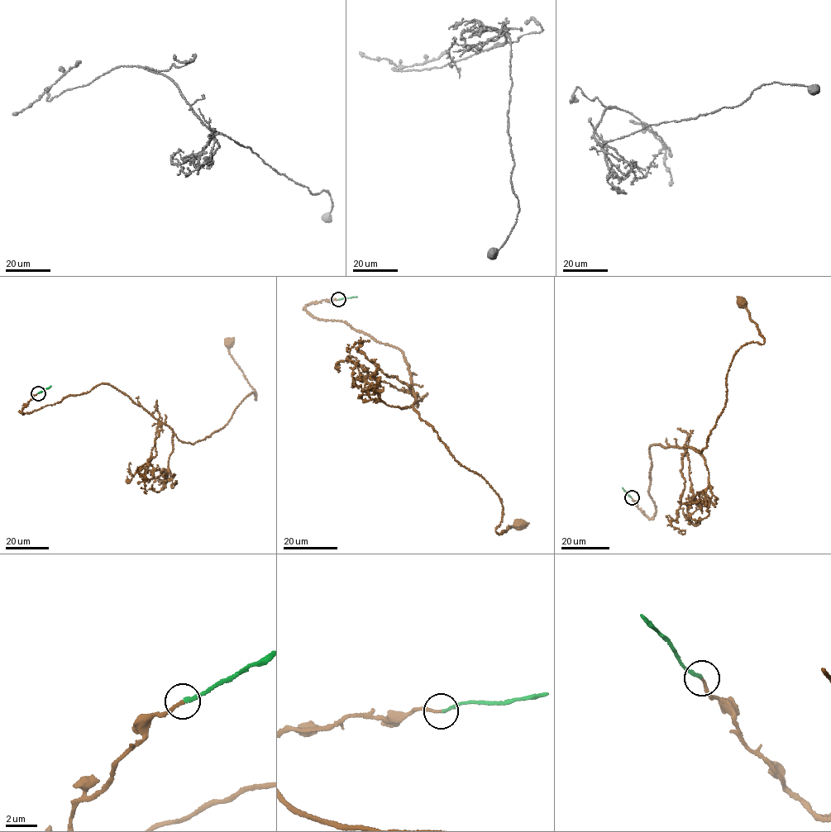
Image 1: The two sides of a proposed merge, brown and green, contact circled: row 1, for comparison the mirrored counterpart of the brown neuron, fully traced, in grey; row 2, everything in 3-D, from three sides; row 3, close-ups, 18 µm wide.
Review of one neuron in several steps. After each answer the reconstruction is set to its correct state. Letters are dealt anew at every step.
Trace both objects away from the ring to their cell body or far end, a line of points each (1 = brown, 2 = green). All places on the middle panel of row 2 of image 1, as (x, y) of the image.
1: (338, 300), (305, 308), (403, 353), (413, 410), (499, 496), (496, 532), (519, 524)
2: (338, 300), (356, 297)

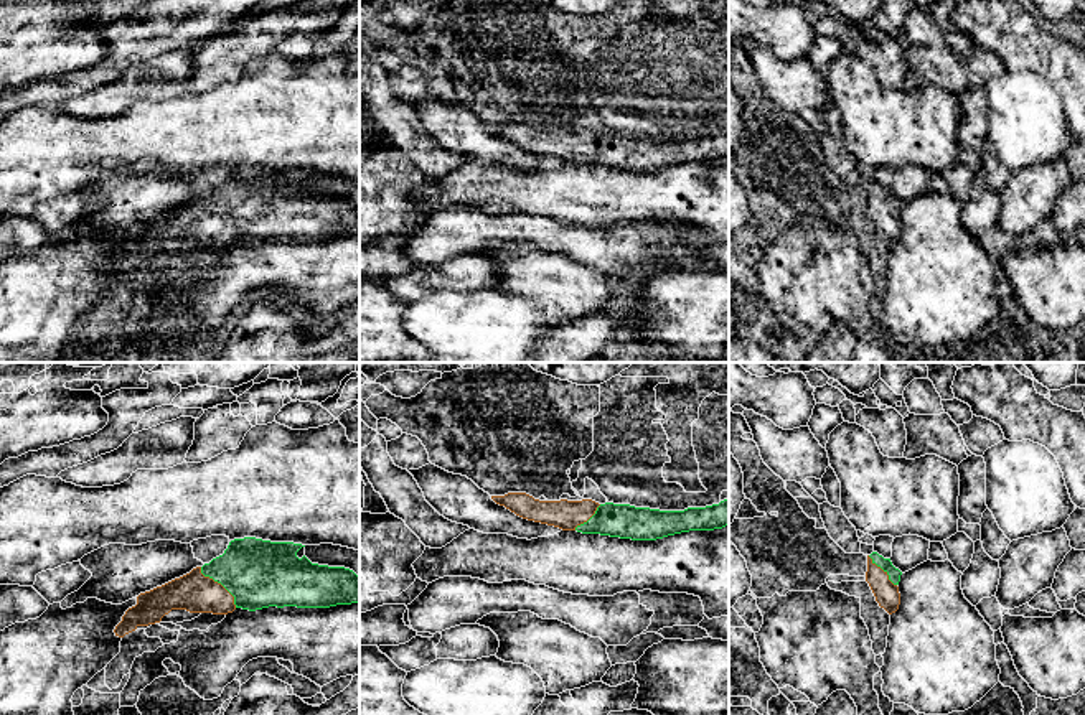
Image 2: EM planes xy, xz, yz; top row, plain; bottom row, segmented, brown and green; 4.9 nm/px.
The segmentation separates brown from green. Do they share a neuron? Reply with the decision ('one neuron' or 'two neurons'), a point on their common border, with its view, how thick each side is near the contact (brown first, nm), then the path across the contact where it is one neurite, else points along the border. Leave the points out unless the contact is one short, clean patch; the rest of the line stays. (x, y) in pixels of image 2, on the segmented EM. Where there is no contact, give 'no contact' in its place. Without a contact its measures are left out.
one neuron | xy (220, 584) | 190/340 nm | across xy (193, 592), (220, 584), (259, 574)

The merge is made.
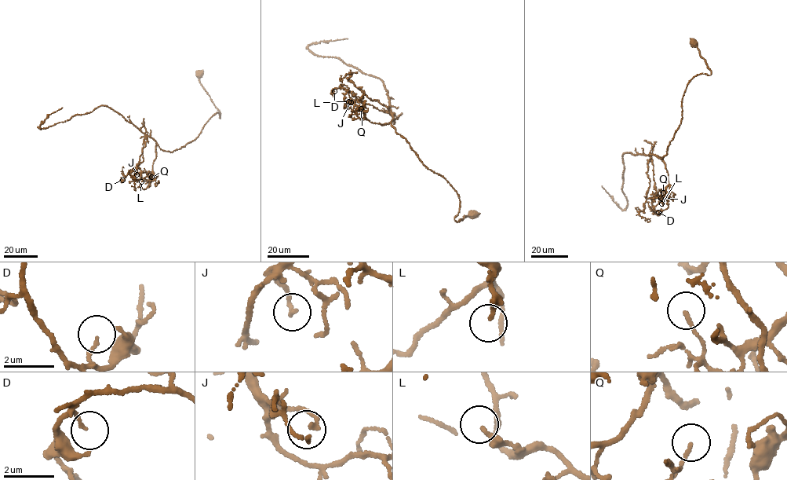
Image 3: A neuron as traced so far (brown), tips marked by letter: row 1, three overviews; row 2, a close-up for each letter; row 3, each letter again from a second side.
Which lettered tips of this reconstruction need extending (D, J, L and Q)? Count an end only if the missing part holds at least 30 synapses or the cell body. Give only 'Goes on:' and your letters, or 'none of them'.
Goes on: none of them

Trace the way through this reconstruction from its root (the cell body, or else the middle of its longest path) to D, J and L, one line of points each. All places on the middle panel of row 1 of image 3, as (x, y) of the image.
D: (472, 214), (454, 220), (460, 202), (456, 191), (396, 133), (392, 115), (358, 100), (347, 89), (334, 91)
J: (472, 214), (454, 220), (460, 202), (456, 191), (396, 133), (392, 115), (362, 101), (351, 102)
L: (472, 214), (454, 220), (460, 201), (447, 181), (424, 164), (392, 120), (370, 122), (362, 108), (348, 101)

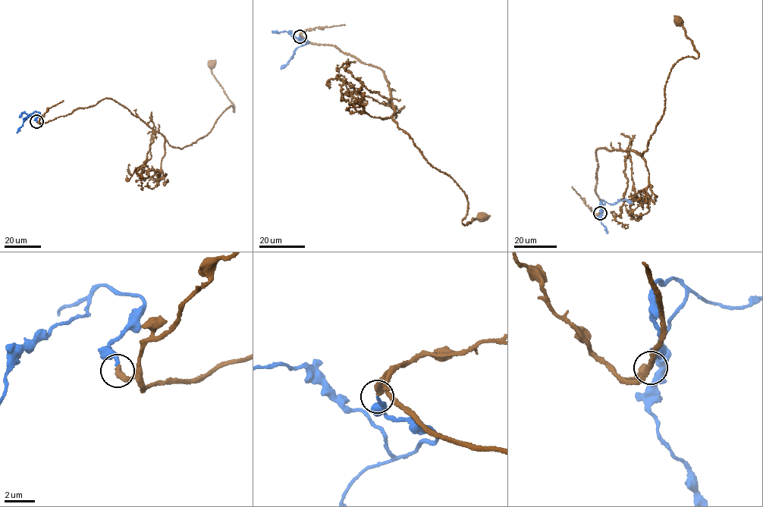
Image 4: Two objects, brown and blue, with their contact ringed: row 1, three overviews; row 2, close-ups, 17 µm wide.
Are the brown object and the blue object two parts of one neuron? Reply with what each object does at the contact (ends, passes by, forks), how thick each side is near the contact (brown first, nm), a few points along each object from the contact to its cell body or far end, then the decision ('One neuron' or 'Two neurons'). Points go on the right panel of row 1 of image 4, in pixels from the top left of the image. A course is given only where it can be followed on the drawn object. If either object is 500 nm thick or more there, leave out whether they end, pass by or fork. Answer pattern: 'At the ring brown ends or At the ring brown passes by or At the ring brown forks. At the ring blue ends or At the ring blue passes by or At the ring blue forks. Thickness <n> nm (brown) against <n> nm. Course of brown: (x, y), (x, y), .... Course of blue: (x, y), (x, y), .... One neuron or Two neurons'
At the ring brown ends. At the ring blue ends. Thickness 440 nm (brown) against 200 nm. Course of brown: (600, 213), (595, 191), (597, 149), (642, 154), (664, 111), (672, 67), (682, 58), (698, 57), (678, 21). Course of blue: (600, 213), (601, 200), (613, 204), (620, 200), (632, 202). One neuron

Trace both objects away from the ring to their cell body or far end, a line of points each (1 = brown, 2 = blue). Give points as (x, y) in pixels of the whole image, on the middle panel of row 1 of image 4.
1: (299, 35), (334, 45), (383, 71), (393, 120), (464, 193), (463, 223), (481, 217)
2: (299, 35), (308, 43), (297, 47), (287, 64), (281, 68)

